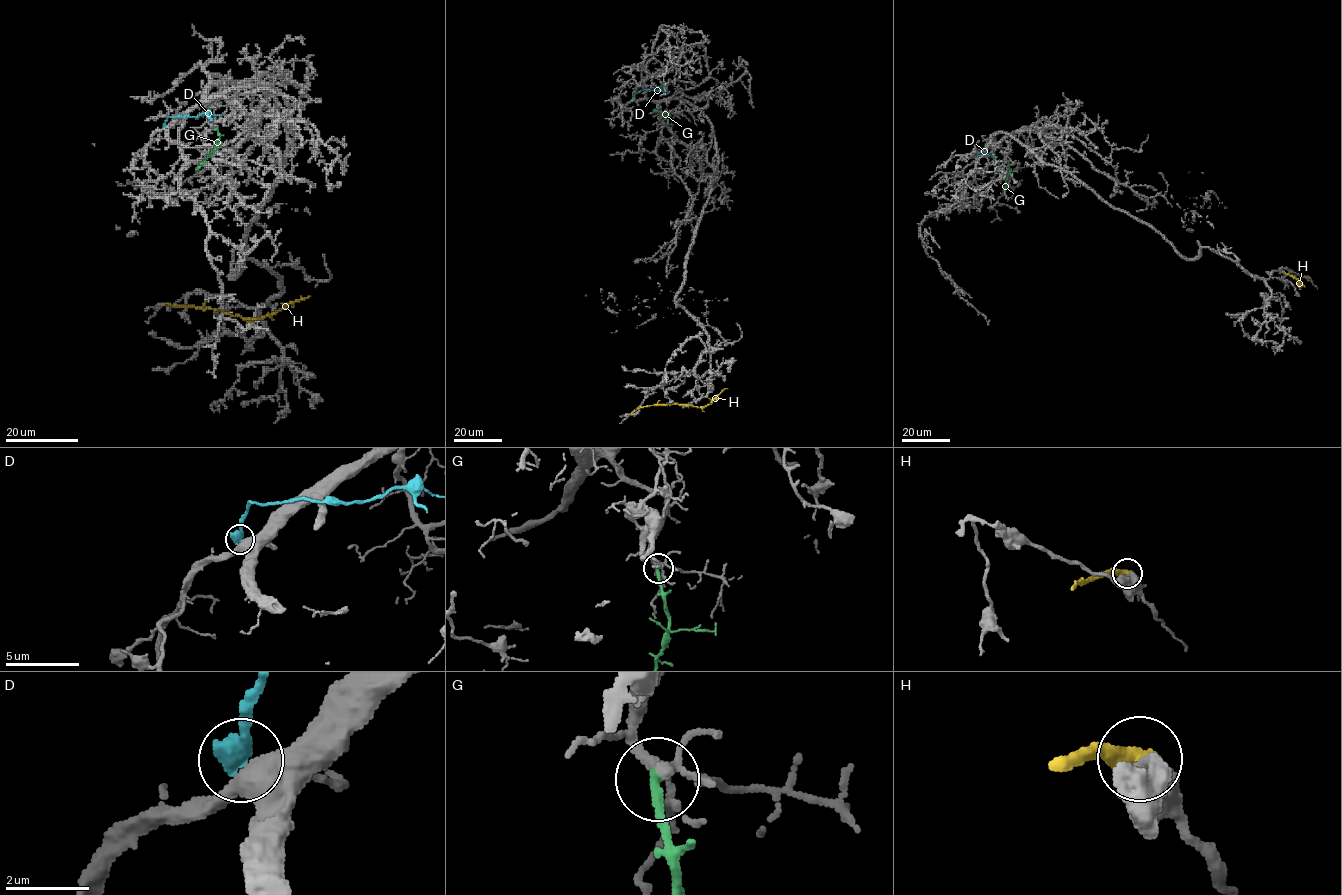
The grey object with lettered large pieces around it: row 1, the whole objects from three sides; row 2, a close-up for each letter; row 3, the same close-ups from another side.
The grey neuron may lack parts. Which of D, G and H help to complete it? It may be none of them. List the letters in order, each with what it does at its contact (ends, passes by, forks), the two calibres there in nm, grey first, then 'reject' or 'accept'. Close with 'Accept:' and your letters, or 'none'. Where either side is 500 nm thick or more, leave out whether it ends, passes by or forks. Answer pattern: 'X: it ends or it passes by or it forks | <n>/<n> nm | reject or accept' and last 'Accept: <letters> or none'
D: 500/550 nm | reject
G: it ends | 280/260 nm | accept
H: it ends | 360/440 nm | reject
Accept: G

